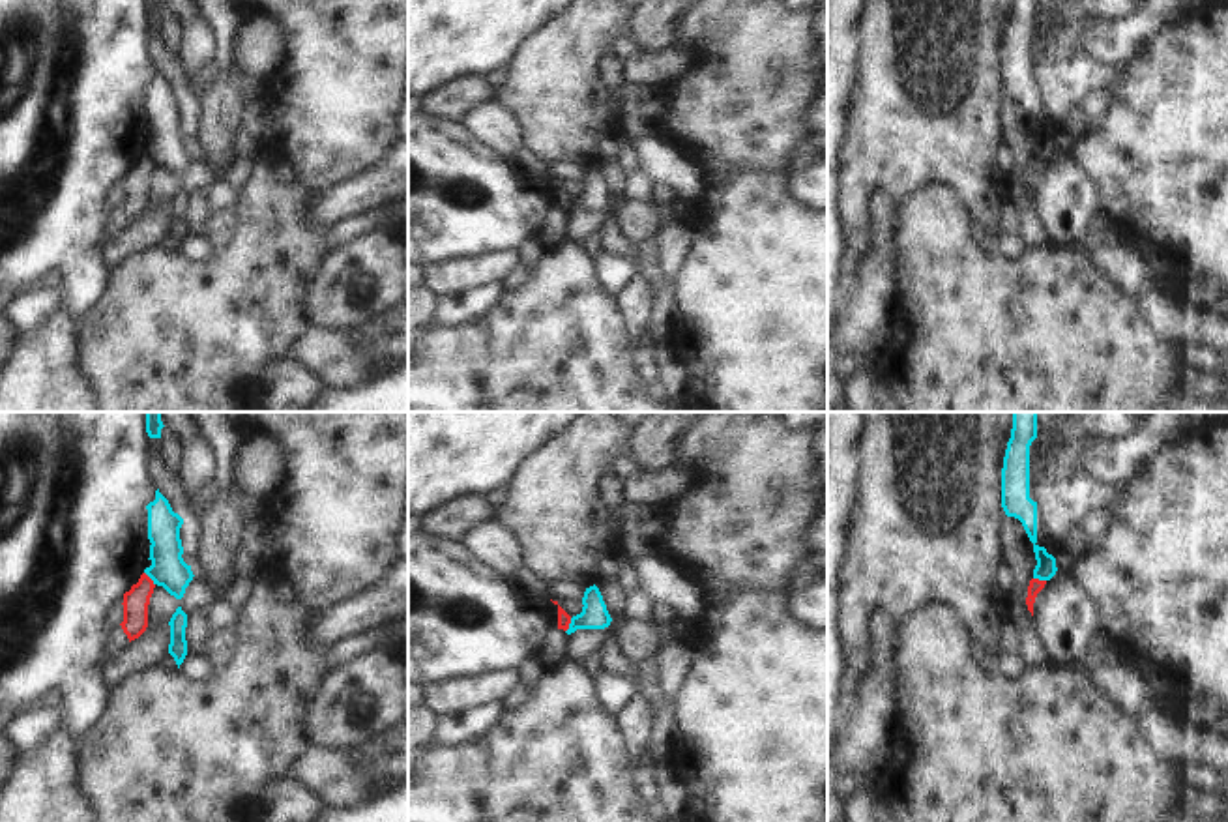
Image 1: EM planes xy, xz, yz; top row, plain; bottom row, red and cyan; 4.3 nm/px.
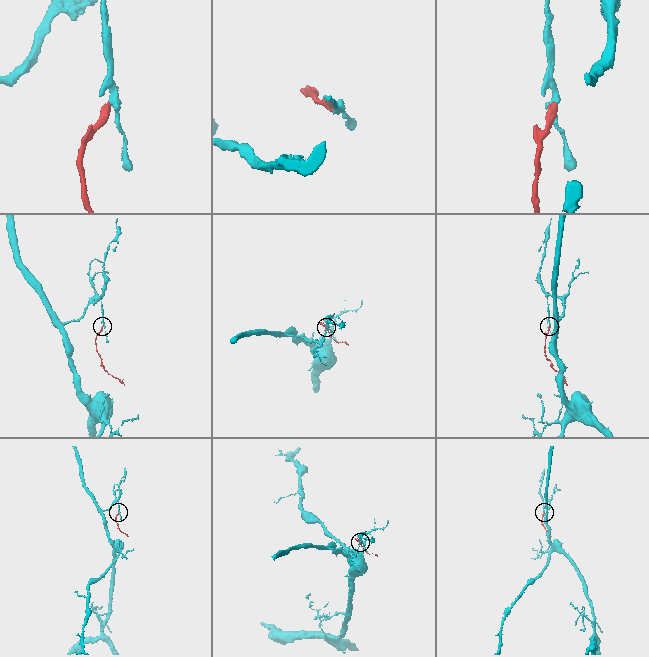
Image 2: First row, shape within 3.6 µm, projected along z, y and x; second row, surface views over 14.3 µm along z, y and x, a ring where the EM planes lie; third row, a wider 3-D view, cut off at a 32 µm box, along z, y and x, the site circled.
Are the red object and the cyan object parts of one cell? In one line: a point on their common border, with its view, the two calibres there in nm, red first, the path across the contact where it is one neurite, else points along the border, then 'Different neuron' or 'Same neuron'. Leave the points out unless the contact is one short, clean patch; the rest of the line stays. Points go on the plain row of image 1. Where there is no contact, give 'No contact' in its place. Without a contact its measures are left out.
Touches red at xz (568, 206). Thickness 60 nm (red) against 120 nm. Boundary: xz (571, 199), (566, 212). Different neuron.

